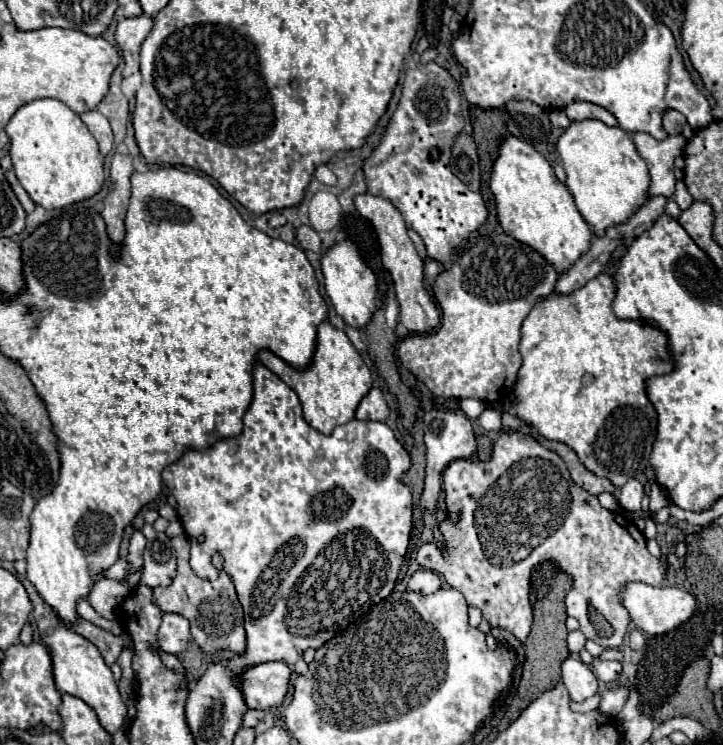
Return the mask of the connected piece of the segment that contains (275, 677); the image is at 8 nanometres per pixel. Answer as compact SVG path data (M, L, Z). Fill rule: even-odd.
M284 662L258 664L242 674L242 692L248 708L272 710L284 702L290 668Z

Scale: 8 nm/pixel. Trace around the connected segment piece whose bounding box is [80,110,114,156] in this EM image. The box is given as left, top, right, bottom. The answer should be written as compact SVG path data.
M90 110L90 112L84 112L82 116L82 122L88 126L88 130L92 132L92 136L96 138L96 142L100 144L100 154L106 156L110 150L112 150L112 128L108 124L108 120L98 112L98 110Z

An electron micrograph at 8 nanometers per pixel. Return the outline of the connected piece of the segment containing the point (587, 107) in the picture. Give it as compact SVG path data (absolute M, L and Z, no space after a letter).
M574 102L574 104L566 106L564 112L568 114L568 118L572 122L582 122L582 120L596 118L596 120L602 120L606 126L616 126L618 124L616 118L608 110L604 110L604 108L596 106L596 104L590 104L590 102Z

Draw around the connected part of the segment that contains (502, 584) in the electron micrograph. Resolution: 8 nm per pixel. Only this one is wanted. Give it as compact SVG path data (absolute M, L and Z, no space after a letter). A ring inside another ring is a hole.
M520 432L502 434L494 442L494 454L488 462L480 460L454 460L444 472L446 508L450 516L440 524L448 556L444 558L434 544L424 544L418 550L416 562L422 568L438 572L452 588L460 590L468 604L482 610L492 626L512 632L520 642L526 640L533 624L533 607L530 602L530 570L544 560L556 562L566 574L574 578L572 590L566 594L566 612L580 622L586 638L602 644L604 648L618 648L630 626L630 614L622 606L622 588L630 582L644 582L662 586L666 566L654 558L646 548L644 534L636 524L624 516L600 506L598 498L578 488L566 470L566 464L556 452L542 448L532 436ZM588 604L592 604L612 626L612 636L598 636L588 620Z

